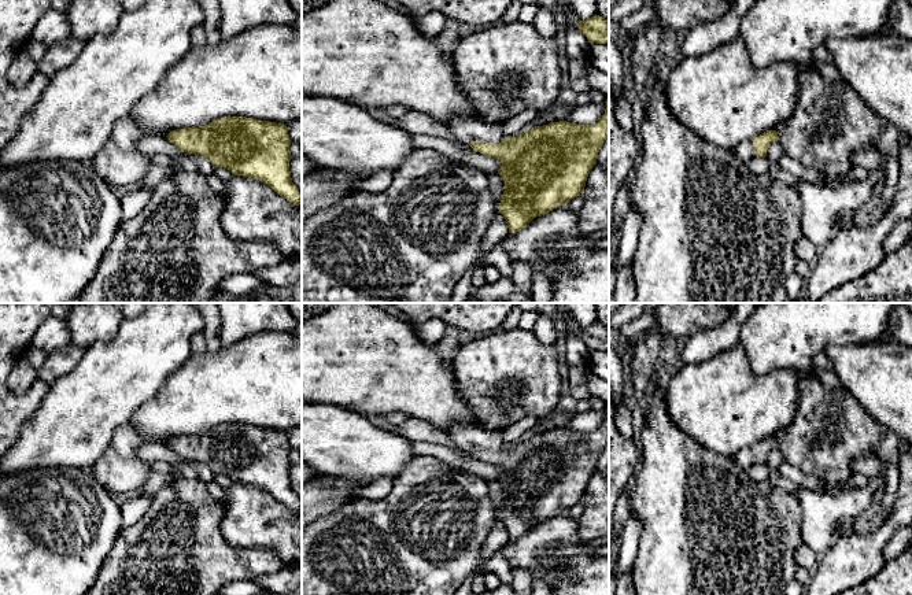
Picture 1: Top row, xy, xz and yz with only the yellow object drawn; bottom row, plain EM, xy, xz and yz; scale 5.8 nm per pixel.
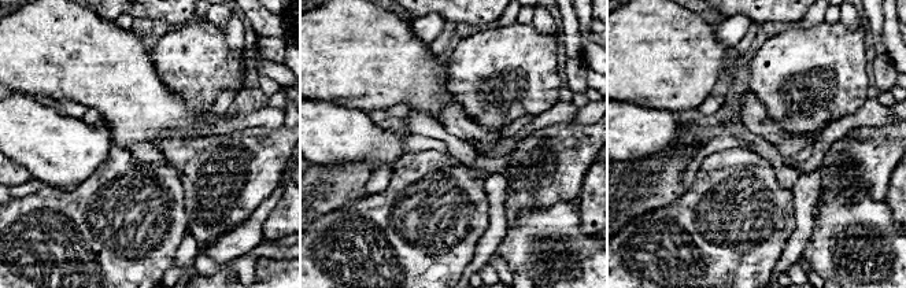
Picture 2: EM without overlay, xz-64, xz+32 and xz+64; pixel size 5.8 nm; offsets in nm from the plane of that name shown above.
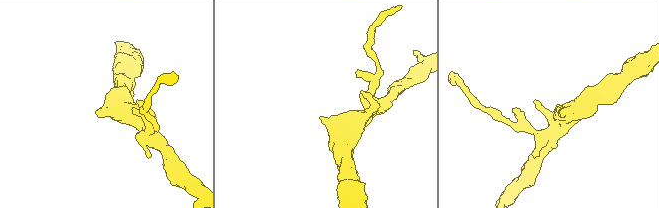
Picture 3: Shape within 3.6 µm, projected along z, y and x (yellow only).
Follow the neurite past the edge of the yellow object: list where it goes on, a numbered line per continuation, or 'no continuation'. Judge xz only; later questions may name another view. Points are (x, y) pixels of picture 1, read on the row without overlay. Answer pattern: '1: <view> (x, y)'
1: xz (465, 436)

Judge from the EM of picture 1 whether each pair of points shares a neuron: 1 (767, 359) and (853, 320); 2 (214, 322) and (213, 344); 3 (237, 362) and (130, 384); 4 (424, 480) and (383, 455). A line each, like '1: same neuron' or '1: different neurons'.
1: same neuron
2: same neuron
3: different neurons
4: different neurons

